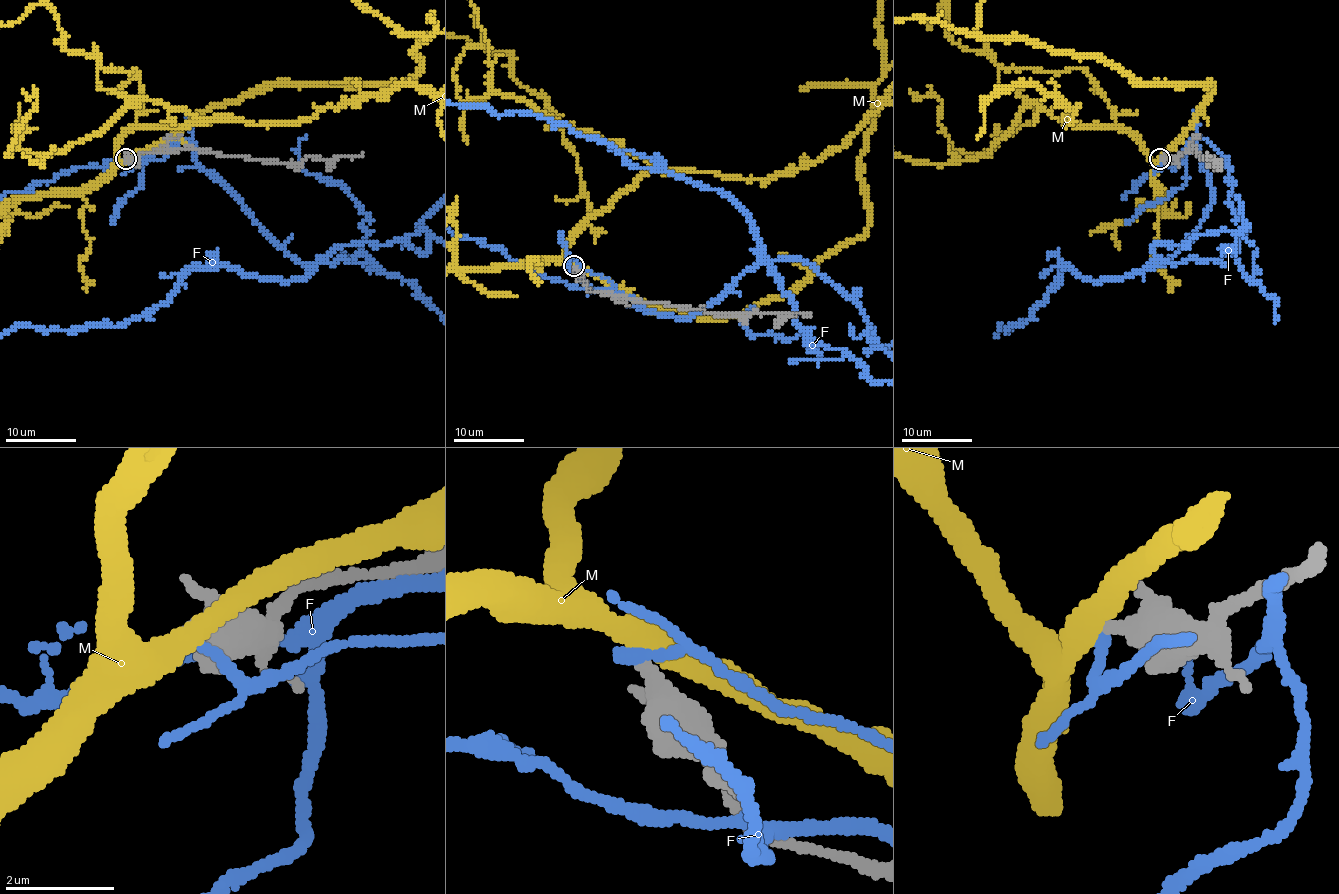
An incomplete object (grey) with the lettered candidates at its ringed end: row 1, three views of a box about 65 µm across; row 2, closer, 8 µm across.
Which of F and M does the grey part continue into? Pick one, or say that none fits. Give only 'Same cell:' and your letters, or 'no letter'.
Same cell: no letter

